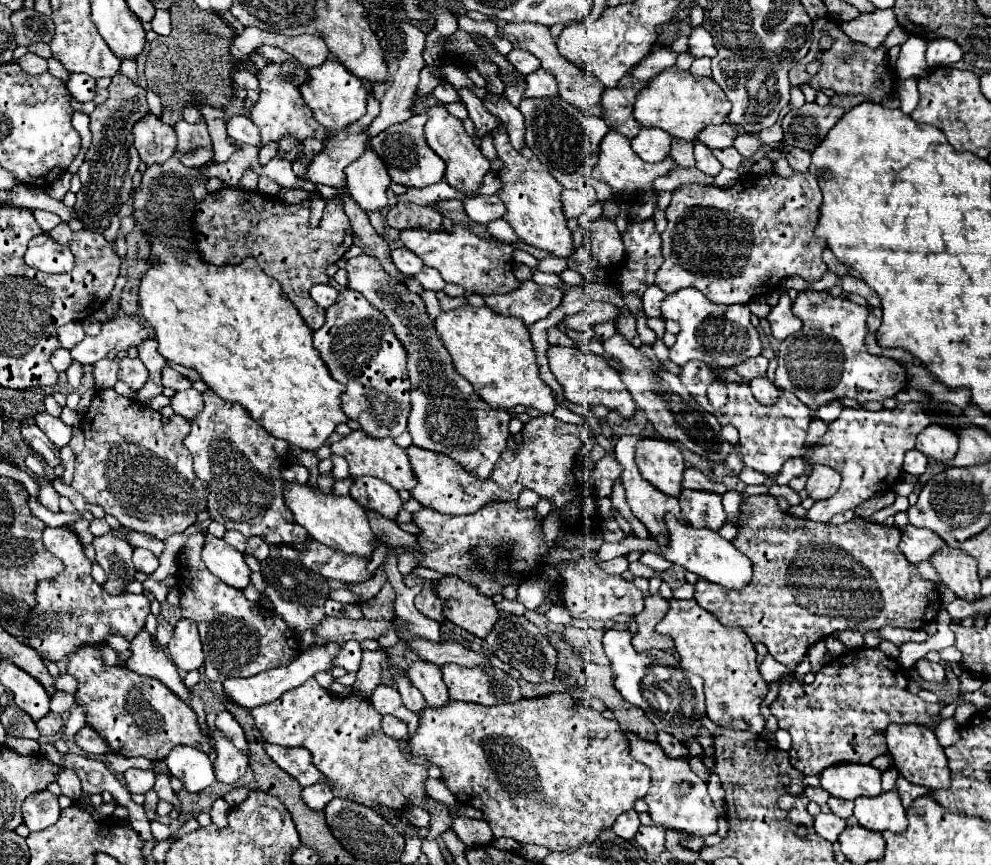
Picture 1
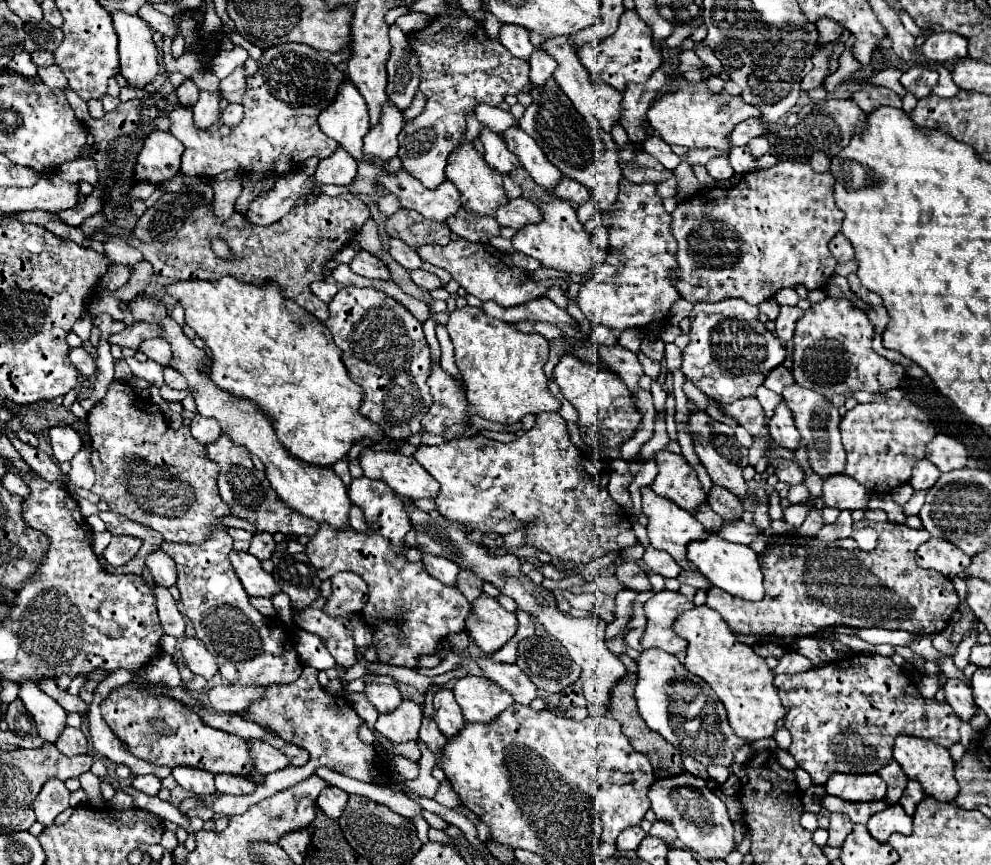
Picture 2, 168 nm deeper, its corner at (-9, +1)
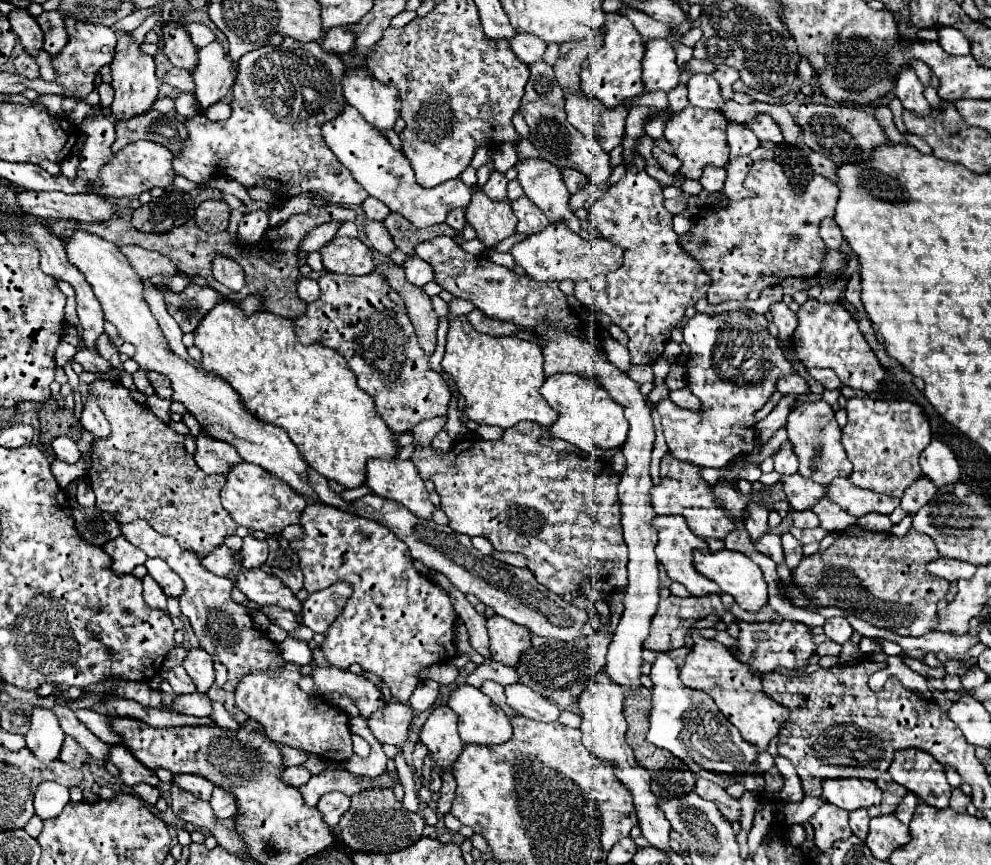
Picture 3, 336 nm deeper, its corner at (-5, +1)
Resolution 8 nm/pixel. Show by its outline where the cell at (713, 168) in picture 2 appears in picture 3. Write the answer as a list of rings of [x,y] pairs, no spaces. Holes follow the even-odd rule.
[[[705,167],[703,175],[701,175],[701,185],[703,189],[707,191],[721,191],[723,189],[723,183],[725,183],[725,177],[727,177],[727,171],[723,167]]]

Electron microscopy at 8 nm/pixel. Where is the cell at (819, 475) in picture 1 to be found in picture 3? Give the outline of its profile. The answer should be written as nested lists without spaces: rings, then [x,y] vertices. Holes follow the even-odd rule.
[[[847,477],[833,479],[833,483],[829,483],[829,487],[827,487],[825,497],[855,517],[867,515],[871,511],[889,515],[899,505],[897,497],[889,497],[889,495],[881,495],[881,493],[875,493],[869,489],[861,489],[861,487],[853,485]]]

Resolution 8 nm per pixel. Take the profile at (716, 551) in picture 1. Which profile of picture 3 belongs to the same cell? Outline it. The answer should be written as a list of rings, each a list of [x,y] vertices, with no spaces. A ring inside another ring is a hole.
[[[729,549],[693,551],[693,565],[701,575],[715,581],[721,587],[721,591],[733,595],[735,601],[741,605],[741,609],[759,611],[767,603],[767,583],[763,579],[763,573],[761,573],[759,565],[755,565],[745,553],[729,551]]]

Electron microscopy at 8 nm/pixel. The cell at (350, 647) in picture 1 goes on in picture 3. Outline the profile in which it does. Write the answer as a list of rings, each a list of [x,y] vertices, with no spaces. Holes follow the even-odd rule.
[[[287,637],[281,645],[281,655],[287,659],[287,661],[295,661],[299,665],[307,665],[311,661],[311,649],[309,649],[309,643],[303,641],[303,639],[295,639],[295,637]]]

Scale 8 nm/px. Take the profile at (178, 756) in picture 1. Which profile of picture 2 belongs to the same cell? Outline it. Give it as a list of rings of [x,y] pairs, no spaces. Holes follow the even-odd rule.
[[[175,767],[173,777],[185,791],[193,791],[199,797],[215,793],[215,785],[213,785],[215,775],[209,775],[209,771],[201,771],[193,767]]]

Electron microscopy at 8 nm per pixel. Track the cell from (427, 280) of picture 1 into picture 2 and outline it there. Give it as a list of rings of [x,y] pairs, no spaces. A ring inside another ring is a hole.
[[[417,269],[417,271],[411,271],[411,279],[415,281],[415,285],[419,285],[421,289],[427,289],[427,291],[433,291],[441,285],[439,277],[433,275],[433,273],[427,273],[423,269]]]

